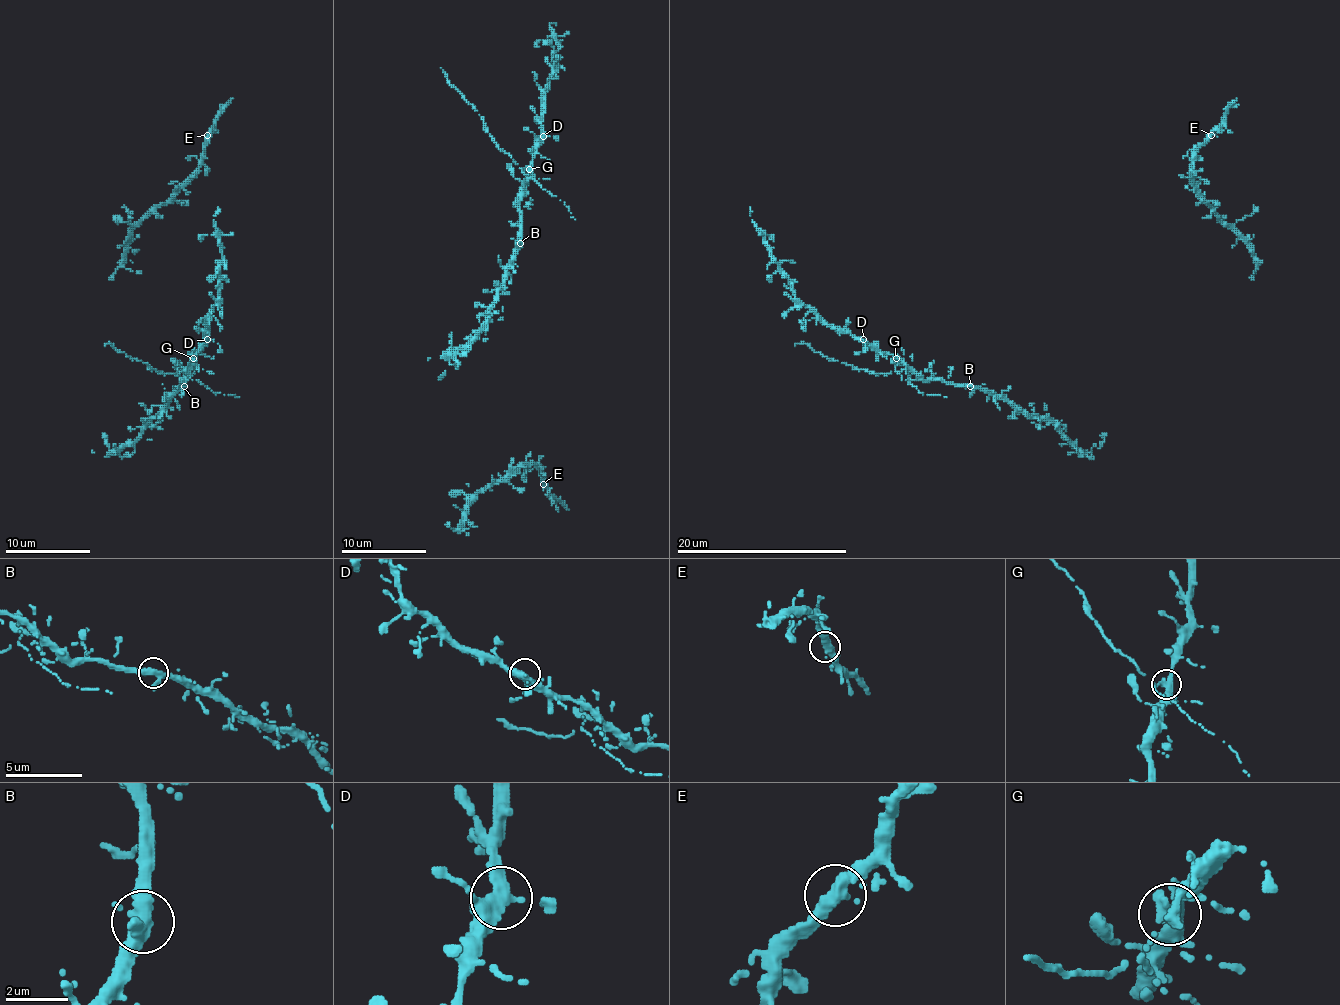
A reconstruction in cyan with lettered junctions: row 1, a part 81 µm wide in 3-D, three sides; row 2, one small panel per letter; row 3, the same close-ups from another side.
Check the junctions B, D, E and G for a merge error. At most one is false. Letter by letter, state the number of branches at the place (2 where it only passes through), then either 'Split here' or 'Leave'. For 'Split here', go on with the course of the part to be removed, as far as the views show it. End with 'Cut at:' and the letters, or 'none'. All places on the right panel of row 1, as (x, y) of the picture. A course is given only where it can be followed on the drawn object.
B: Branches: 3. Leave
D: Branches: 2. Leave
E: Branches: 2. Leave
G: Branches: 2. Leave
Cut at: none

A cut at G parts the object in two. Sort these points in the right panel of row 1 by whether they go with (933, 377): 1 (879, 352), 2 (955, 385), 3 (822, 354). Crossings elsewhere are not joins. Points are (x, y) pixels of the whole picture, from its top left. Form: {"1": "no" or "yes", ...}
{"1": "yes", "2": "yes", "3": "no"}

